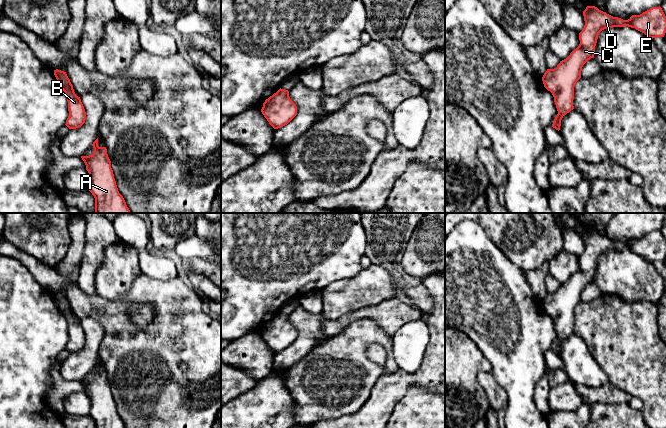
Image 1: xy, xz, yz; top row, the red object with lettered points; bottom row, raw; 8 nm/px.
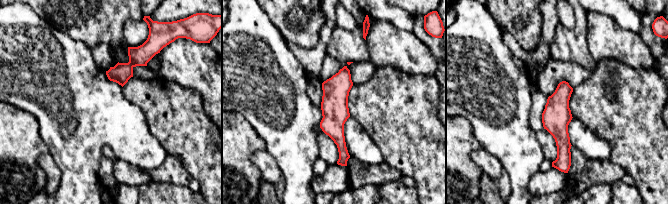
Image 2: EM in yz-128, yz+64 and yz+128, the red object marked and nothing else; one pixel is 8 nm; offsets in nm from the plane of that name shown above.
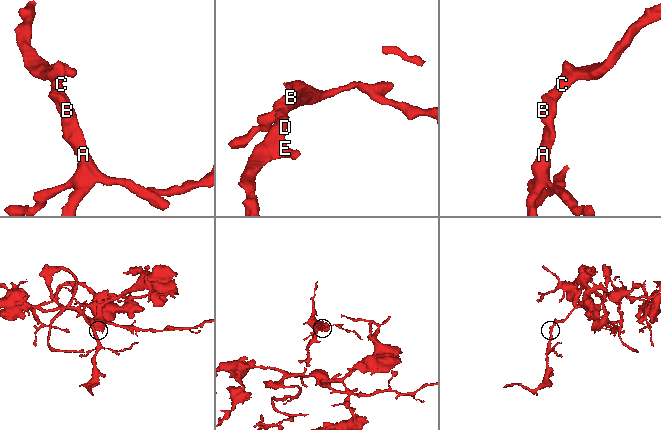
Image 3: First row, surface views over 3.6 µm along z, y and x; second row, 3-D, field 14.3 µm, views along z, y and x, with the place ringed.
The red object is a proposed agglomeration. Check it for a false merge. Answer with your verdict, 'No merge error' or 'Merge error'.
No merge error

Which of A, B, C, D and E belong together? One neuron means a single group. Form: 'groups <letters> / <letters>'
groups A B C D E

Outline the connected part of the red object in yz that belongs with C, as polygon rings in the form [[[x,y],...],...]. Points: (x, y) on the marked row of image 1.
[[[587,6],[583,11],[585,25],[579,33],[579,46],[560,61],[554,69],[547,69],[542,77],[544,87],[554,97],[558,111],[552,127],[560,130],[562,118],[574,109],[574,86],[581,78],[583,65],[594,58],[599,33],[606,28],[628,26],[653,39],[664,37],[666,16],[659,7],[652,7],[640,15],[632,15],[628,20],[613,17],[595,6]]]

